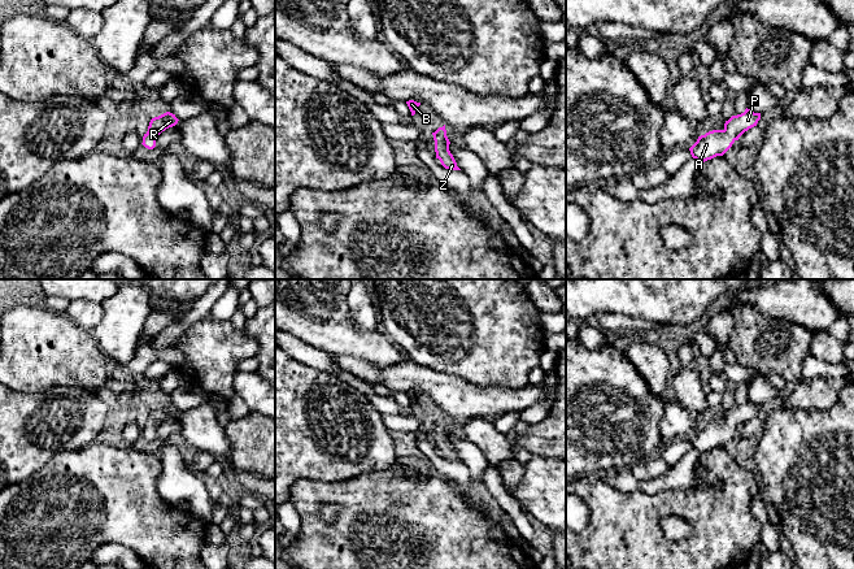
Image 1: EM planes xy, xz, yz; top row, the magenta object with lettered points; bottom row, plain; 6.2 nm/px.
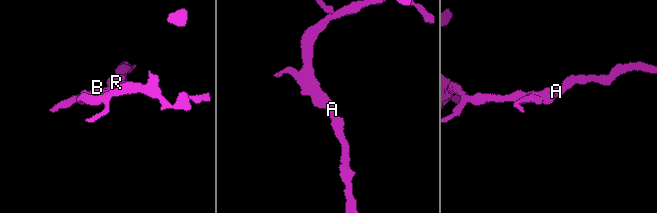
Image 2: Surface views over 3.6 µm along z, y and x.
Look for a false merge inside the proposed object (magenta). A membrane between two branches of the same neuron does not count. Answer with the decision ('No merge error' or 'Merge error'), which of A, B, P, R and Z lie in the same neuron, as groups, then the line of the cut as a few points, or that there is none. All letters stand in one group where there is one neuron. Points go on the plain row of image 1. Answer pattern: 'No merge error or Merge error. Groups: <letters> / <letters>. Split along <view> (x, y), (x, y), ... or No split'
No merge error. Groups: A B P R Z. No split

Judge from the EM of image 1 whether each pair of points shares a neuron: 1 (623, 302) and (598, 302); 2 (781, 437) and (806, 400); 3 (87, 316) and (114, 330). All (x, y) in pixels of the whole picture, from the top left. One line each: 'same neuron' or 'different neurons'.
1: same neuron
2: different neurons
3: different neurons

